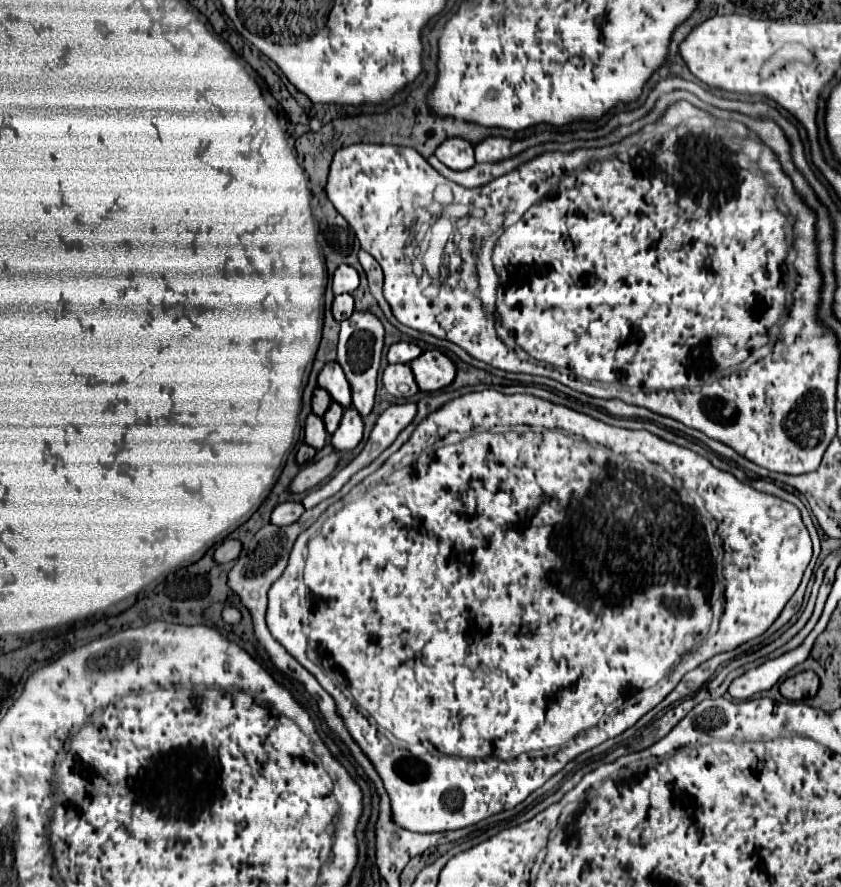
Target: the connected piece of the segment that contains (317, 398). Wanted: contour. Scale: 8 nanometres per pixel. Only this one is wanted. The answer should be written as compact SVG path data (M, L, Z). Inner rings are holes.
M317 387L313 393L313 413L323 417L325 411L329 409L329 405L331 405L331 395L325 393L321 387Z

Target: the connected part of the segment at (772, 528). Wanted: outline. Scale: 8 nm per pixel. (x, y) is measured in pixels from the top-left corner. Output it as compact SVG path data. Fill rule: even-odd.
M486 388L479 393L461 395L451 403L447 403L445 407L441 407L441 411L435 411L433 415L423 419L423 423L417 425L417 431L413 433L409 445L413 445L413 449L423 449L411 455L415 461L409 461L411 457L407 457L403 447L399 453L389 457L379 471L375 471L367 479L371 481L369 487L359 487L359 491L348 493L343 499L330 506L297 538L285 573L271 585L268 591L268 606L265 613L265 621L271 635L281 645L285 645L285 649L305 669L309 669L316 679L319 679L319 683L327 693L335 697L337 709L343 715L349 727L349 733L361 745L365 755L369 755L369 759L373 761L373 765L377 767L385 783L385 789L389 791L395 823L401 827L407 827L409 831L437 833L437 831L461 829L461 827L475 825L481 819L487 819L499 811L517 807L535 789L539 789L555 773L559 773L571 759L633 727L645 713L649 713L675 689L675 685L681 681L681 677L687 671L699 667L701 663L705 663L707 659L719 653L733 651L745 641L765 633L769 625L777 619L777 615L783 611L791 595L797 591L803 571L811 561L811 537L795 505L779 497L755 491L747 483L737 481L731 473L719 471L705 457L693 453L691 449L669 443L649 431L611 427L595 417L589 417L585 413L573 411L563 405L555 405L535 395L503 395L491 388ZM465 425L471 425L473 429L479 429L479 431L475 431L471 437L465 437L461 443L443 445L433 451L433 447L439 445L439 441L443 441L451 431L465 429ZM673 477L679 479L683 487ZM685 489L695 491L703 499L705 507L709 507L709 513L713 515L713 519L719 521L719 535L725 549L723 575L727 583L723 583L723 577L717 571L719 549L715 543L715 531L711 527L711 519L701 513L699 505ZM653 531L667 531L667 541L671 539L677 543L673 543L673 547L665 547L663 545L665 541L659 541L659 539L653 541ZM303 566L305 566L305 585L311 589L311 600L307 599L305 594ZM657 577L661 577L661 583L655 585L657 603L653 603L653 579ZM721 585L725 587L725 605L723 599L722 606L711 606L711 601L715 597L717 599L721 597ZM715 607L722 610L723 617L719 621L719 631L715 635L709 635L713 621L712 609ZM310 627L311 645L317 649L317 655L311 654L308 648ZM371 717L375 719L377 725L369 725ZM389 733L399 741L391 741L387 737Z

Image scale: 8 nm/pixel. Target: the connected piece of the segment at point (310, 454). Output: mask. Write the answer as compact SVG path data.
M303 443L303 445L299 447L299 451L297 451L297 463L299 463L299 465L311 463L313 457L315 457L315 453L317 453L317 449L313 449L313 447L309 447L307 443Z

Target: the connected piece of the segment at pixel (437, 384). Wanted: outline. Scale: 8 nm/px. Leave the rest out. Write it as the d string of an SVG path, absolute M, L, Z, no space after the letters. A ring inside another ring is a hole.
M437 349L421 353L421 357L413 361L411 369L413 369L413 375L417 379L419 389L427 391L427 393L445 389L447 385L453 383L455 373L457 373L453 361Z

